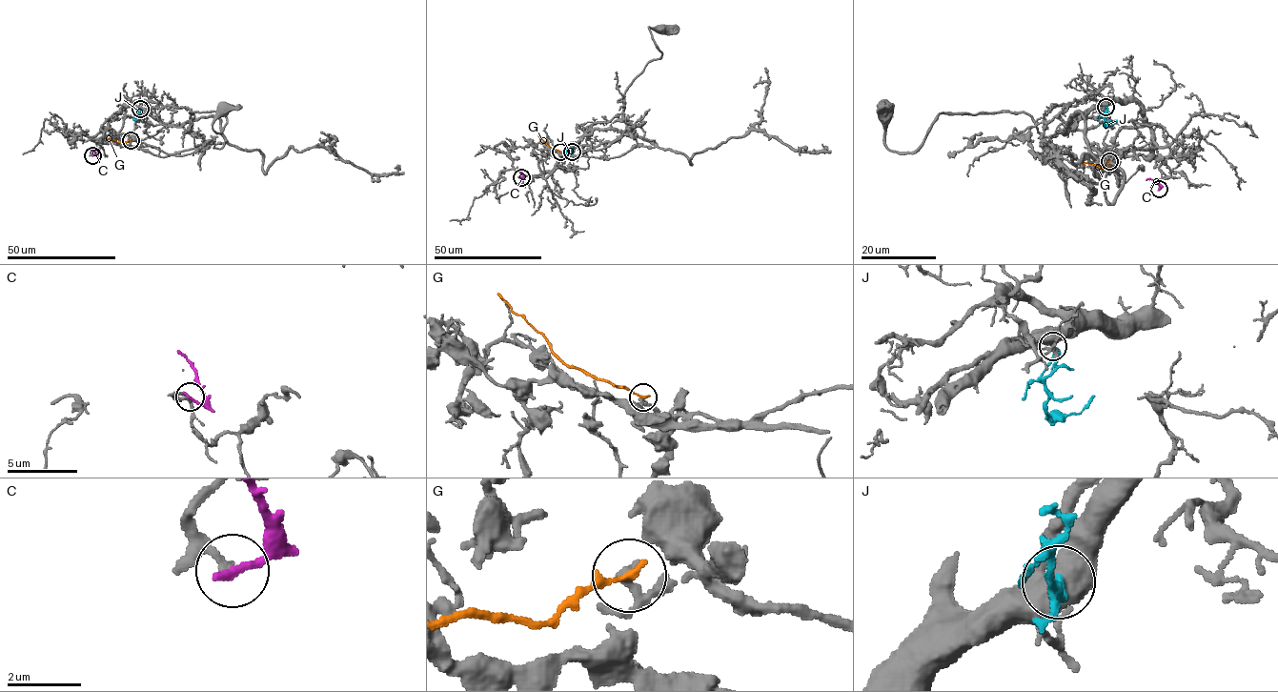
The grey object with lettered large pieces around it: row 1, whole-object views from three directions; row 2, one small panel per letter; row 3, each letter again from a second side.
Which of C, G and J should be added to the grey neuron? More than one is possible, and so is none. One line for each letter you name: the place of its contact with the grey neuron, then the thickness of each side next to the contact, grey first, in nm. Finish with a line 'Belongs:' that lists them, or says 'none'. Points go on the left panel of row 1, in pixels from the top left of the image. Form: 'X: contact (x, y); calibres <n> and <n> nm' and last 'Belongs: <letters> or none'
J: contact (140, 109); calibres 700 and 160 nm
Belongs: J

